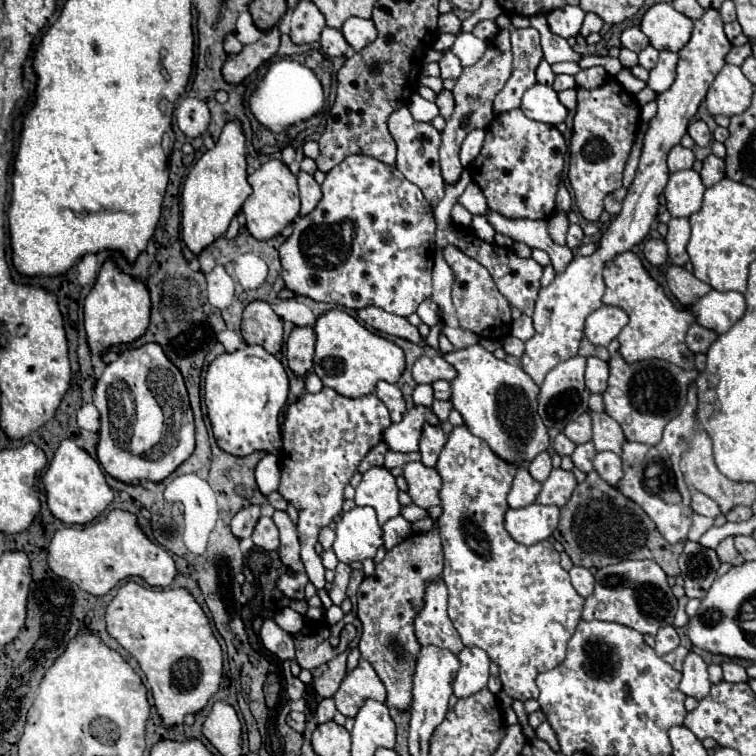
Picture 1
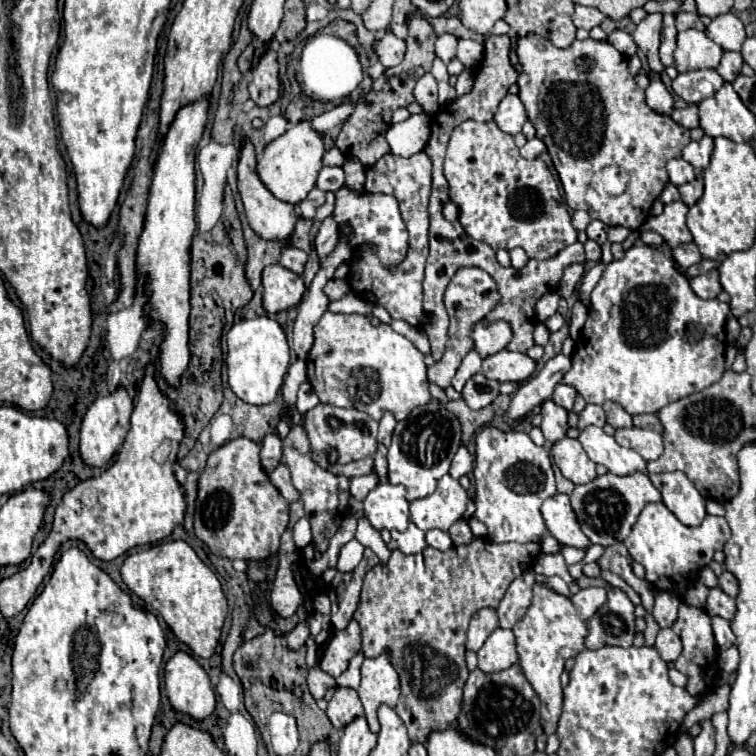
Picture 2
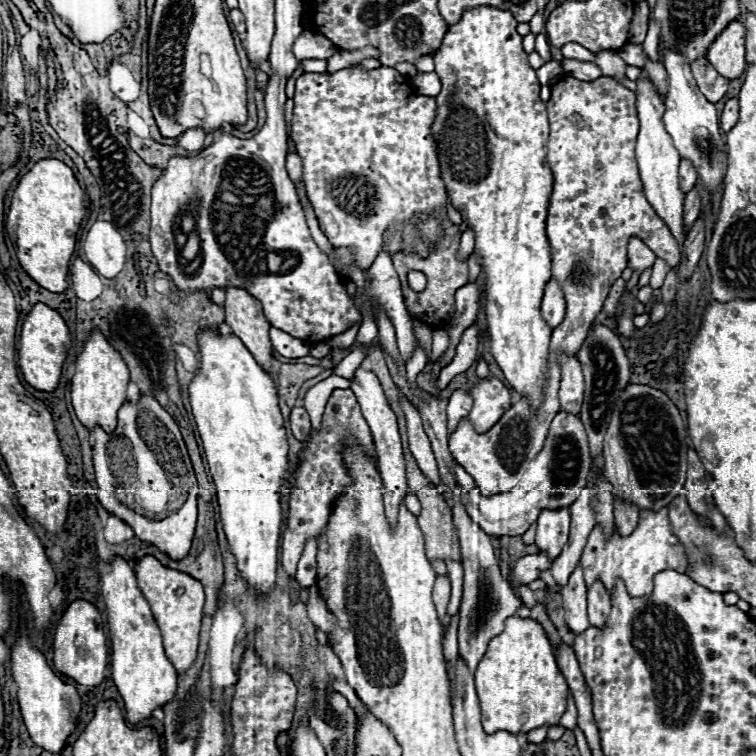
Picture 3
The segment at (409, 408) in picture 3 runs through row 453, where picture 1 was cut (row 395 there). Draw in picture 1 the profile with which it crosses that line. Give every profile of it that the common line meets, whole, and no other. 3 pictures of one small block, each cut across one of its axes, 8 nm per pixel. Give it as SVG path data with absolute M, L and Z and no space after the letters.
M418 384L412 392L412 400L416 406L432 406L434 396L432 396L432 386L428 384Z

